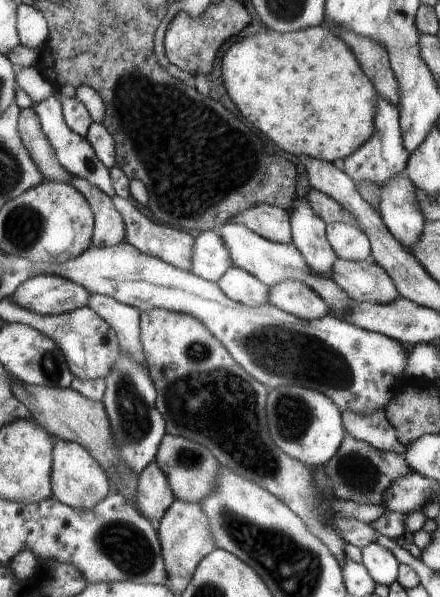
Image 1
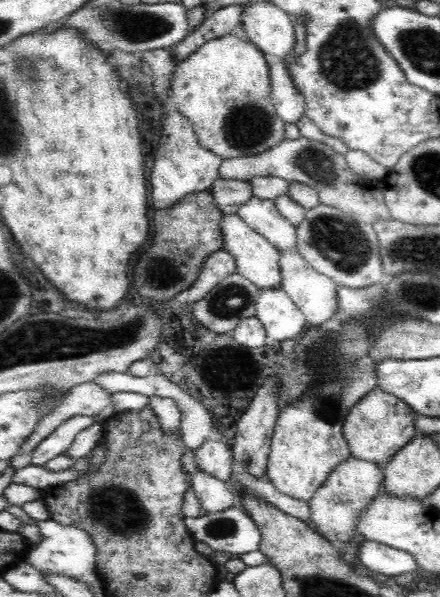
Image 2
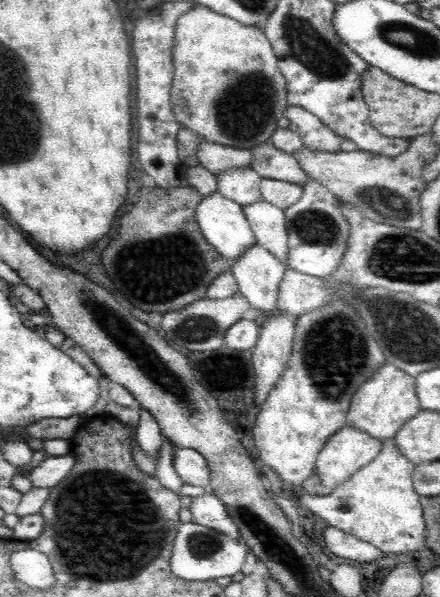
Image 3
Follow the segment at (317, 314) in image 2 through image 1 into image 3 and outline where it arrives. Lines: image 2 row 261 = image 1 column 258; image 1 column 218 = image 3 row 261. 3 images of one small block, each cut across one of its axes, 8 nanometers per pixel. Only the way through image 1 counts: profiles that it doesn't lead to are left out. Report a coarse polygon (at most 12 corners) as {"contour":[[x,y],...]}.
{"contour":[[264,200],[243,206],[259,245],[285,265],[285,211]]}

